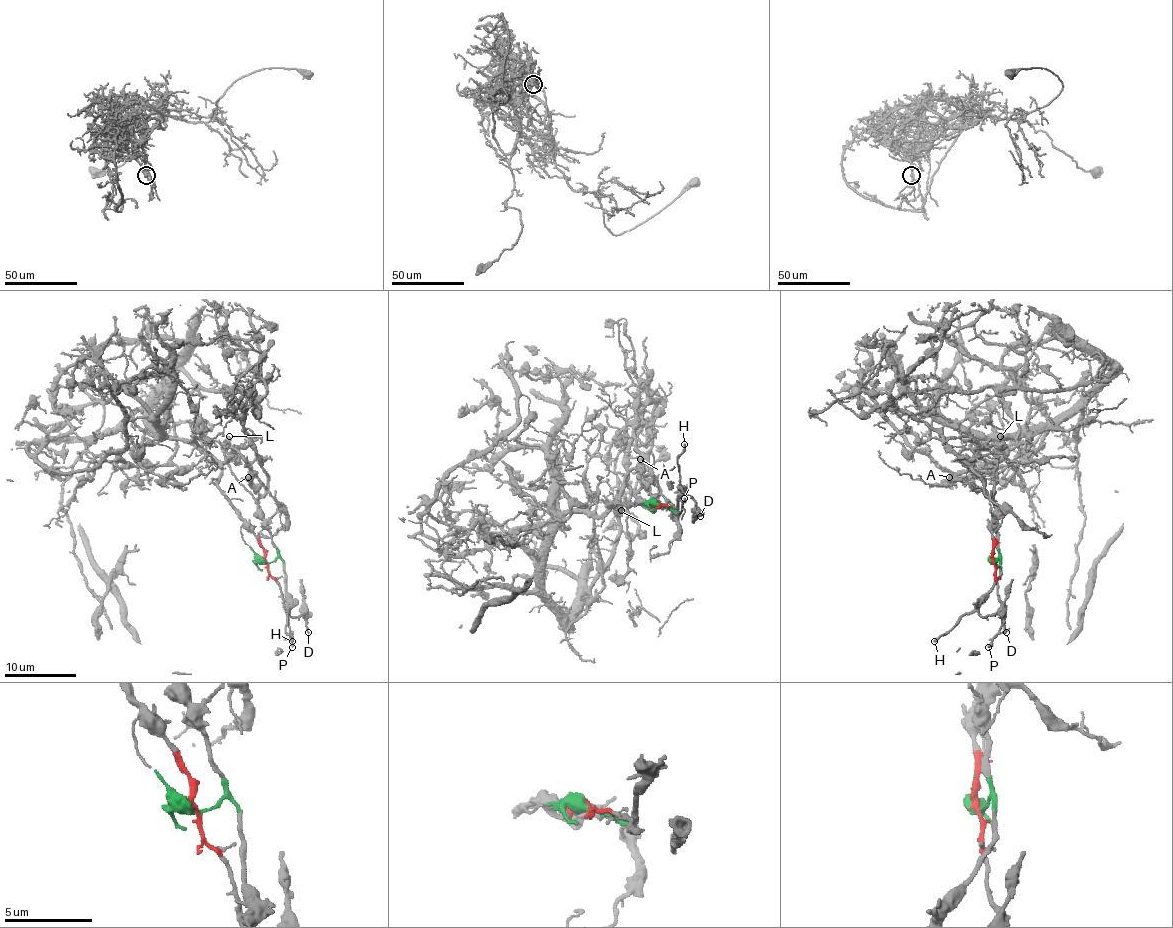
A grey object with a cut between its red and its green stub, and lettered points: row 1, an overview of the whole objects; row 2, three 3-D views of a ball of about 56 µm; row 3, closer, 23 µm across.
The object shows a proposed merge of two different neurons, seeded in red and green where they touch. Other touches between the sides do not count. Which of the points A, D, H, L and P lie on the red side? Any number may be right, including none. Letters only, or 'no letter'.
P

